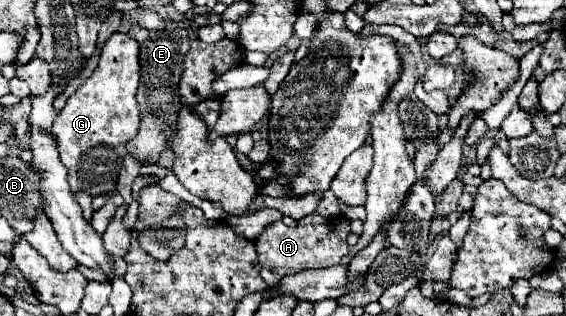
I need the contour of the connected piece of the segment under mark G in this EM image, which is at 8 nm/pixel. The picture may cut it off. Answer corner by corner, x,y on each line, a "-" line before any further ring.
113,33
103,47
93,75
67,99
53,123
59,143
61,163
69,169
73,193
85,191
91,197
109,195
117,189
117,177
125,157
125,145
139,131
139,105
135,91
139,85
139,45
127,33

